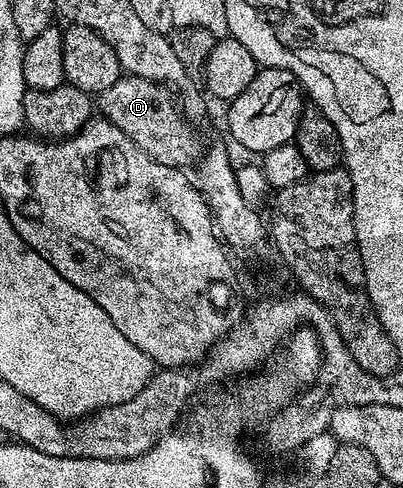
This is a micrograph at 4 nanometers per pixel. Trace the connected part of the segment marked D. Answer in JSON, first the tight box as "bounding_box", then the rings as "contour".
{"bounding_box":[96,76,204,168],"contour":[[[133,76],[118,78],[112,88],[104,88],[104,92],[97,95],[96,110],[101,117],[116,124],[136,148],[160,164],[190,168],[204,153],[201,136],[190,127],[193,126],[191,119],[186,117],[179,99],[163,83]]]}

